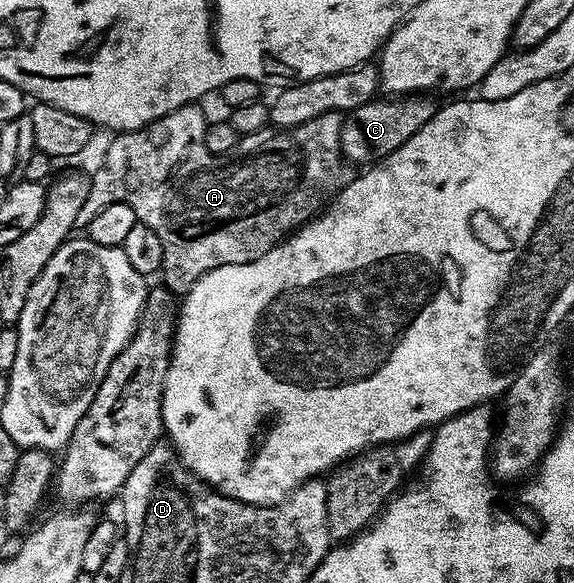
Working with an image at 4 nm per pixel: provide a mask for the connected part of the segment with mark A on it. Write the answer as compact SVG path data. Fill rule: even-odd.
M195 104L182 106L173 112L169 112L165 117L150 122L148 126L142 126L140 130L125 130L116 133L112 137L115 139L108 144L107 151L103 154L103 167L91 178L91 187L89 188L89 196L85 200L85 208L81 208L81 212L77 212L77 227L85 228L91 223L93 216L97 216L97 212L101 212L101 208L109 208L109 204L114 202L129 204L129 208L133 208L136 219L149 228L153 228L153 232L157 232L157 236L161 236L161 248L163 249L161 278L167 289L174 290L176 295L179 296L186 295L191 285L201 276L208 274L213 268L228 266L229 264L255 262L261 256L265 256L265 252L269 252L275 246L278 246L292 231L302 226L304 222L316 217L317 211L326 207L339 191L345 189L351 183L353 177L352 163L343 157L343 149L341 148L341 128L344 120L342 114L322 114L313 120L305 120L305 124L286 128L268 128L252 134L244 134L240 137L239 143L228 154L214 154L209 152L209 148L205 148L205 132L209 125L209 118L206 118L198 110L199 108Z

